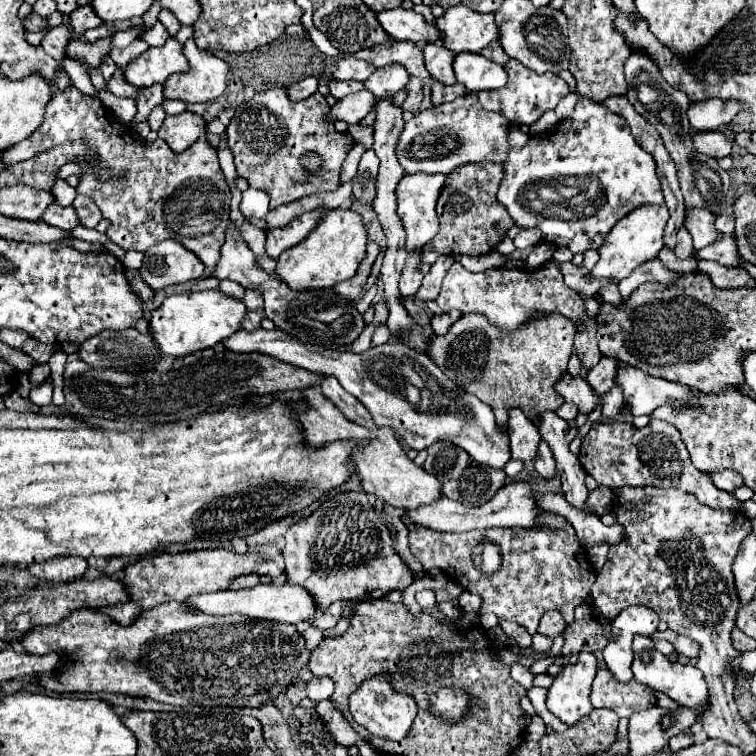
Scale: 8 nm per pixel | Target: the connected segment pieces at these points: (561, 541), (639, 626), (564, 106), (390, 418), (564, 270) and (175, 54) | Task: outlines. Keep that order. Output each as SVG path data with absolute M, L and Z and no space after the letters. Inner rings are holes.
M557 516L557 530L553 530L553 528L551 528L551 524L547 524L547 522L543 522L543 520L541 520L541 522L537 520L537 524L535 524L533 528L489 528L489 530L485 530L485 532L477 532L477 530L473 530L473 532L461 532L461 534L435 532L435 530L429 530L429 528L423 528L423 526L409 524L407 520L405 520L405 524L409 526L409 546L411 546L411 552L413 552L413 556L415 556L417 560L421 560L421 564L423 564L423 568L425 568L427 572L429 572L431 568L439 568L439 570L447 572L447 578L449 578L449 580L453 580L455 584L461 584L465 590L475 592L475 594L479 594L479 596L483 598L481 614L485 614L485 612L493 612L497 618L511 620L511 622L515 620L515 622L519 622L523 628L527 628L527 632L529 632L531 636L533 636L533 634L535 634L535 630L537 630L539 618L541 618L545 612L549 612L549 610L559 610L559 612L565 616L565 620L567 620L567 622L573 622L573 610L575 610L579 604L583 604L583 602L587 600L589 590L591 590L593 580L595 580L595 570L591 568L589 556L587 556L587 552L583 550L583 546L579 544L579 540L577 540L577 536L575 536L573 526L571 526L563 516Z
M629 606L613 620L613 636L603 650L603 658L619 682L629 682L633 678L633 636L651 636L657 624L659 616L645 606Z
M571 92L571 94L567 94L567 96L565 96L565 98L563 98L563 100L557 104L555 114L559 116L559 120L565 120L569 114L573 114L573 108L575 108L577 100L579 100L577 92Z
M259 328L255 332L237 330L223 344L233 352L263 352L287 364L335 376L339 384L371 412L377 426L393 428L393 432L417 452L439 440L447 440L461 446L479 464L489 464L491 468L503 470L511 458L509 436L495 422L493 410L477 396L457 388L429 356L401 342L387 342L353 354L301 342L279 328L271 332Z
M563 262L563 264L559 264L559 268L561 268L561 274L569 288L573 288L575 292L585 292L591 298L597 294L597 290L601 286L611 284L611 280L595 280L585 268L577 268L571 262Z
M169 38L161 48L149 48L127 64L127 82L137 88L163 84L175 72L187 72L189 62L183 56L183 44Z

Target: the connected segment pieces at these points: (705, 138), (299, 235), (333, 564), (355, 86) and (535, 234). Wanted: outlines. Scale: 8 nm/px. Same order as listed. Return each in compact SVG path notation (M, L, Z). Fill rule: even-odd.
M695 132L693 134L693 148L699 154L719 160L719 158L731 154L733 142L721 132Z
M313 210L313 212L307 212L299 218L295 218L293 222L289 222L283 228L269 230L267 232L267 246L265 246L267 256L279 258L279 254L283 250L289 250L295 244L299 244L301 240L305 240L305 236L309 236L309 232L313 232L315 224L321 222L323 214L325 214L325 210Z
M371 506L371 522L369 522L369 532L365 532L367 536L361 536L363 532L359 532L359 528L353 528L353 526L347 526L345 528L345 524L341 522L341 520L345 520L345 518L341 518L341 514L339 512L335 512L335 510L313 510L307 518L303 518L303 520L299 520L295 526L291 526L289 530L287 530L287 534L285 534L285 548L283 548L283 556L285 556L285 564L287 564L287 578L289 578L289 584L299 584L299 586L303 586L303 588L309 588L309 592L313 594L313 598L317 600L317 604L319 604L319 608L321 610L327 610L333 602L337 602L337 600L373 600L373 598L383 598L387 592L391 592L391 590L405 590L409 584L411 584L411 570L405 566L405 562L399 558L399 554L395 552L395 546L393 546L393 538L391 538L391 534L389 534L389 528L383 524L383 520L381 520L381 516L377 516L375 512L373 512L373 506Z
M331 80L331 82L329 82L329 90L331 90L331 96L339 100L339 98L343 98L343 96L347 96L347 94L353 94L353 92L363 90L363 82L355 82L355 80L347 80L347 82Z
M529 228L529 230L521 230L521 232L517 234L517 238L513 240L513 244L515 244L515 248L525 250L525 248L529 248L529 246L535 246L539 240L541 240L541 232L535 230L535 228Z

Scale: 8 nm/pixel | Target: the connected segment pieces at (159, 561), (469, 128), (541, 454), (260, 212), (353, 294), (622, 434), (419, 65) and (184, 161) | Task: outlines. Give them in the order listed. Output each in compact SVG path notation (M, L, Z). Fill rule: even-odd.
M197 550L197 552L181 552L181 554L157 554L155 558L141 558L139 562L131 564L125 570L125 586L131 594L131 600L125 604L101 608L101 612L109 614L117 624L129 626L141 612L155 608L157 604L165 604L171 600L185 602L189 596L205 594L205 592L217 592L227 590L229 584L239 578L253 574L255 568L263 562L261 552L247 552L247 554L235 554L229 550Z
M475 94L457 98L447 104L431 106L429 110L417 112L403 128L395 156L405 174L449 174L461 164L469 162L505 162L509 152L507 142L507 120L499 112L487 112Z
M543 440L537 446L537 456L535 456L533 464L535 464L535 470L543 478L553 478L553 474L555 474L555 468L553 468L553 452L551 452L551 448Z
M255 188L245 190L241 200L241 212L245 218L265 218L265 214L269 212L269 196Z
M369 242L369 244L367 244L367 256L365 256L365 260L359 264L357 274L355 274L351 280L345 280L345 282L337 284L337 286L335 286L335 292L337 292L339 296L345 296L347 300L359 298L361 292L363 292L363 288L365 288L365 282L367 282L367 278L369 278L369 272L371 272L371 266L373 266L377 254L379 254L379 246L377 246L375 242Z
M601 420L595 422L583 440L579 462L587 474L591 474L597 484L619 488L619 486L657 486L657 488L677 488L695 494L701 504L721 510L737 510L741 502L729 494L715 488L709 474L703 474L691 464L689 452L671 424L663 420L651 420L645 428L635 428L629 420Z
M387 40L385 44L379 44L377 48L367 48L359 50L355 54L357 58L373 64L375 68L387 66L387 64L401 64L411 76L419 78L429 78L429 72L425 70L423 64L423 52L417 48L415 42L397 42L397 40Z
M69 86L51 96L41 128L29 140L9 148L3 154L3 164L11 166L29 160L39 152L71 140L89 142L101 156L101 164L97 166L79 162L83 172L77 192L89 196L103 212L103 218L111 222L107 228L109 240L125 250L145 252L153 244L171 238L197 254L207 268L217 266L225 242L225 228L229 224L231 190L219 168L217 150L211 148L205 138L197 140L181 154L175 154L159 138L153 144L137 144L129 126L111 118L97 98ZM105 166L113 168L113 178L109 182L99 182L97 172ZM121 170L127 170L127 176L119 182L117 174Z

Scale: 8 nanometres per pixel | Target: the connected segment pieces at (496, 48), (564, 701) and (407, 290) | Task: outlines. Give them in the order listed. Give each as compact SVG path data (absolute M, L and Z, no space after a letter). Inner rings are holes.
M491 42L489 46L485 46L485 48L481 50L481 54L483 54L485 58L489 58L489 60L501 64L501 66L505 64L505 60L509 60L509 56L503 52L503 48L499 46L499 42Z
M581 652L577 664L567 664L553 680L547 696L547 708L567 726L577 724L593 706L589 700L591 684L597 672L597 660L591 652Z
M411 252L407 256L407 264L405 264L405 270L399 280L401 296L415 296L417 294L421 280L423 280L423 274L417 270L419 264L421 264L421 252Z

